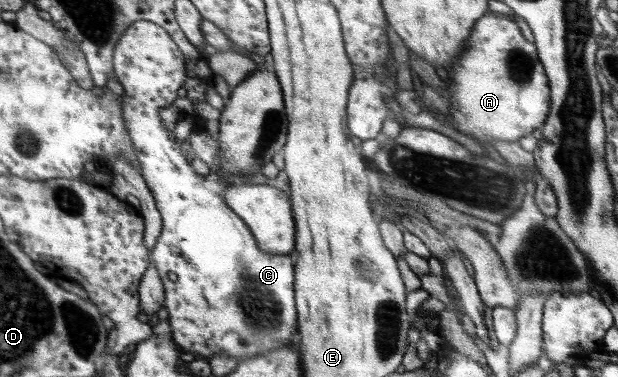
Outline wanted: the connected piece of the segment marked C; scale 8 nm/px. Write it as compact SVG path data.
M140 20L133 23L132 26L124 32L118 42L113 59L113 68L115 70L116 81L118 81L124 89L124 97L122 101L125 102L125 120L126 127L130 133L130 138L133 138L134 146L137 148L137 156L142 164L141 175L146 181L148 188L154 197L154 202L158 208L158 213L162 216L162 230L160 236L156 239L156 244L150 252L150 261L158 271L158 276L162 281L164 287L164 304L168 310L168 321L171 326L173 341L177 344L182 352L198 354L204 360L213 359L214 356L224 354L244 361L245 359L254 359L254 357L270 353L270 350L288 346L293 342L292 336L294 332L297 334L297 307L296 307L296 285L294 279L296 278L296 261L294 256L275 255L267 252L262 252L262 249L257 244L257 240L253 237L252 230L241 217L225 204L225 199L216 192L211 192L204 186L204 176L196 173L191 166L190 158L186 152L182 152L181 146L176 144L174 131L168 131L164 125L162 118L160 118L160 109L173 106L174 101L178 98L178 90L184 88L184 82L188 80L186 77L186 69L184 66L184 57L182 51L176 46L176 43L171 39L171 36L159 24L154 24L149 20Z

